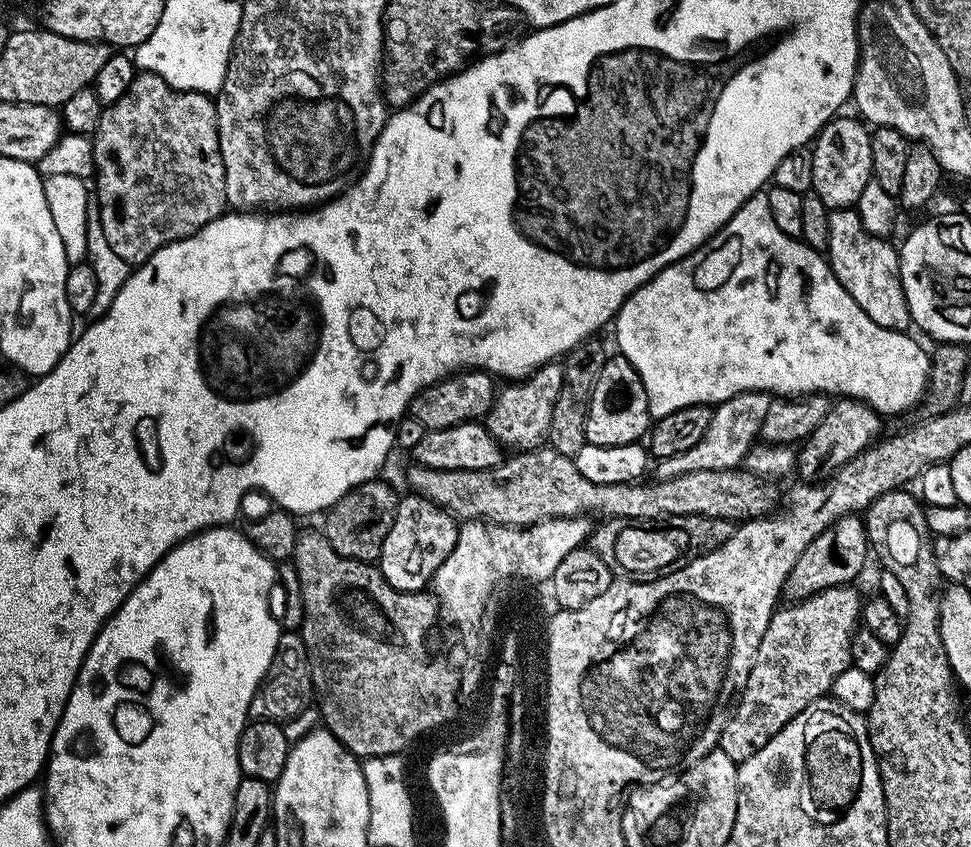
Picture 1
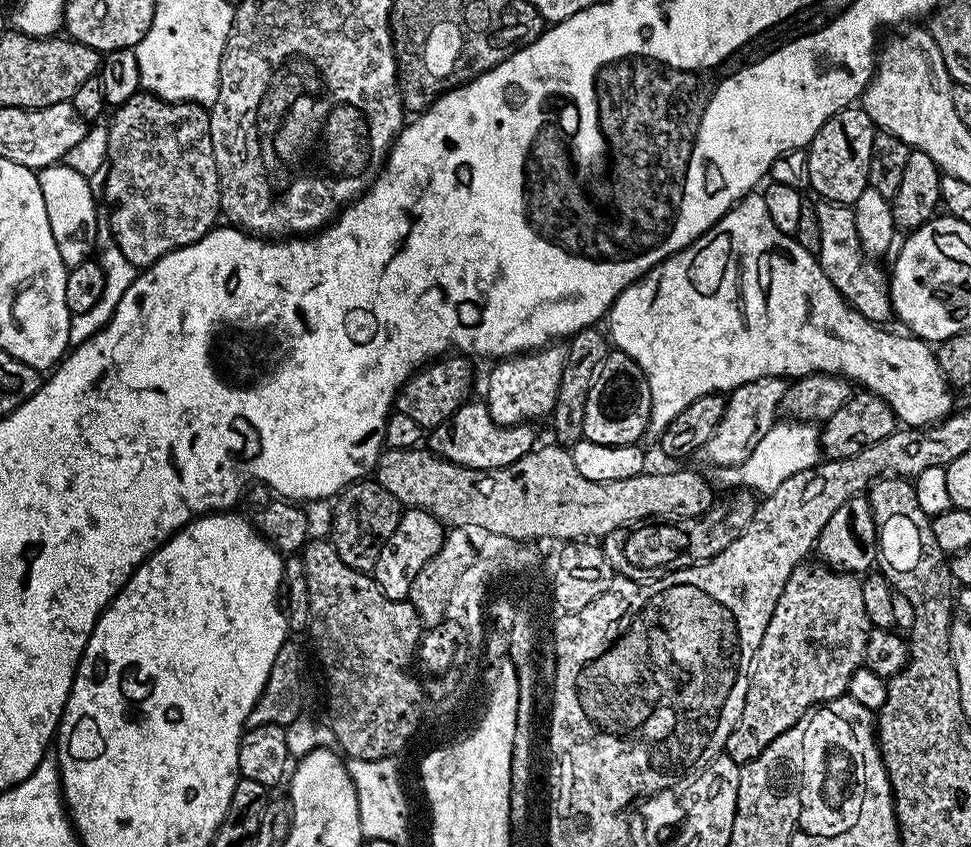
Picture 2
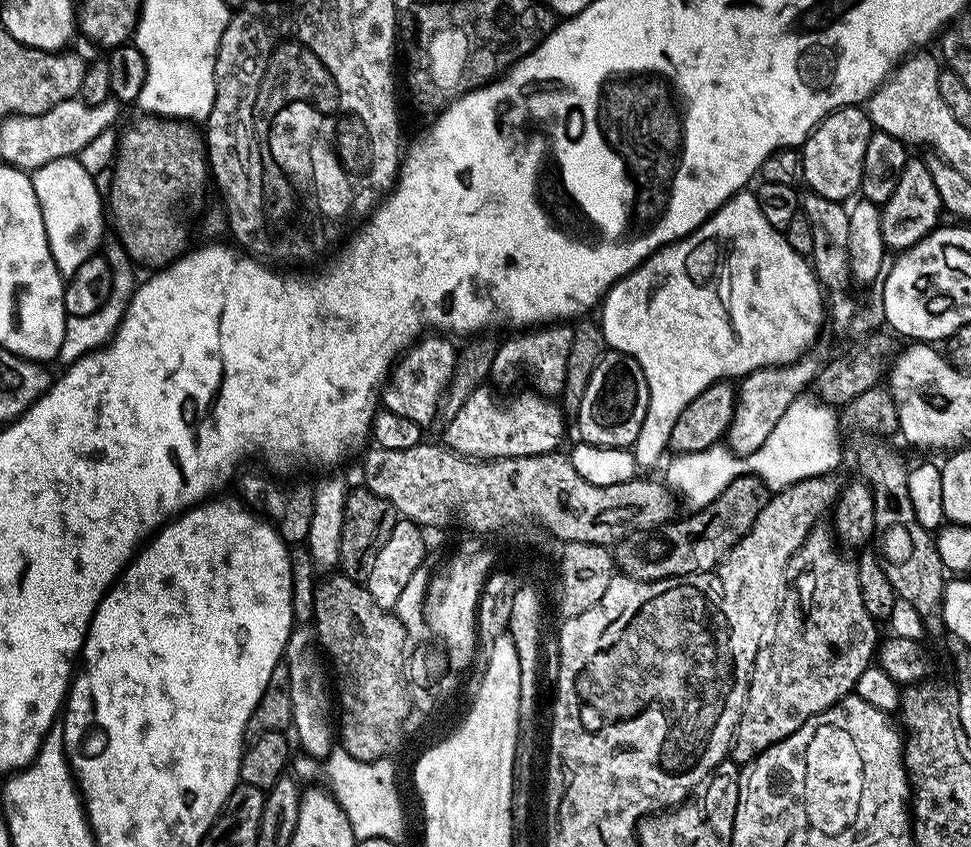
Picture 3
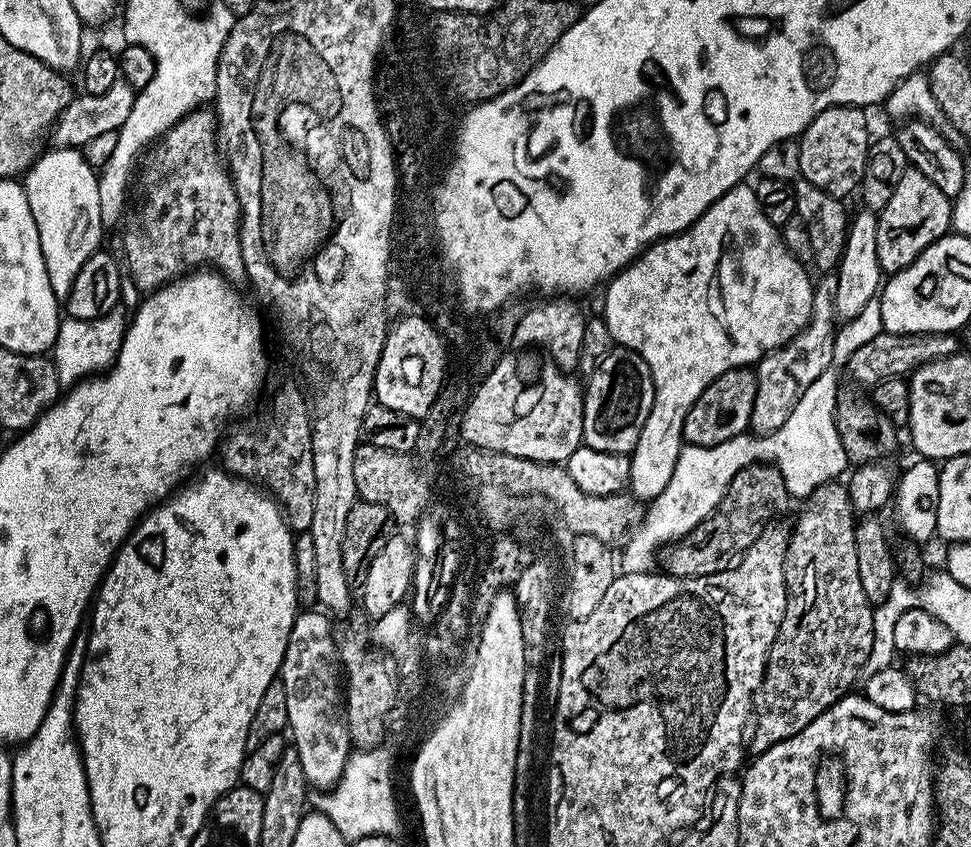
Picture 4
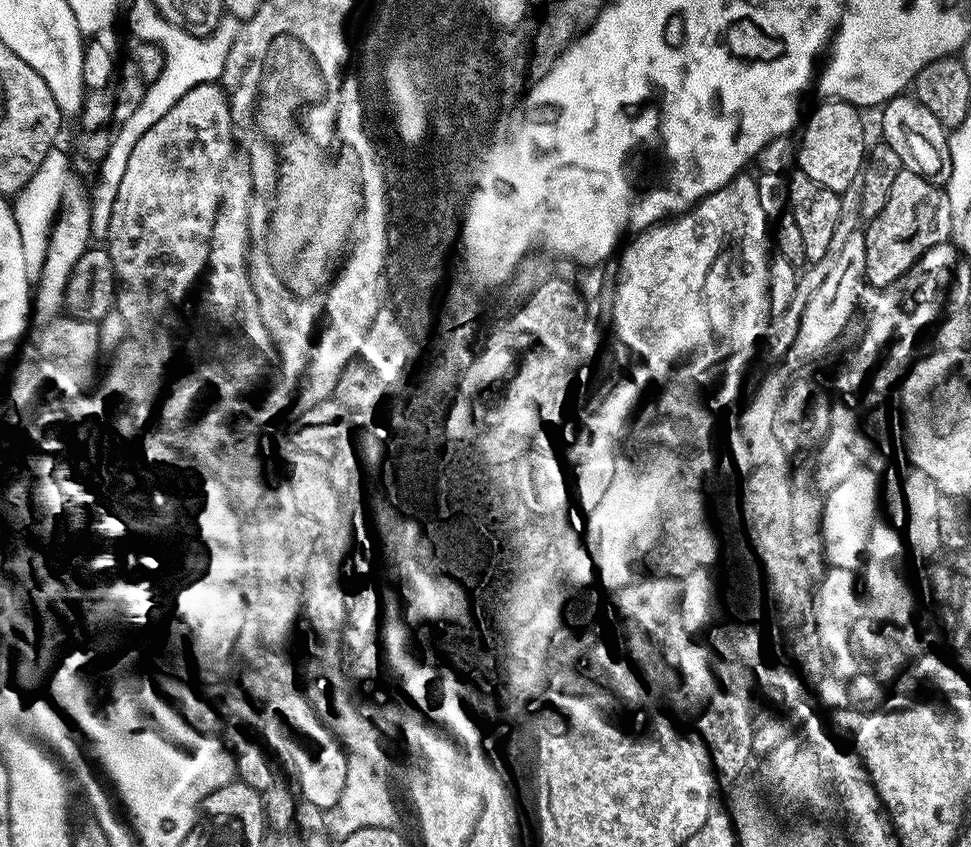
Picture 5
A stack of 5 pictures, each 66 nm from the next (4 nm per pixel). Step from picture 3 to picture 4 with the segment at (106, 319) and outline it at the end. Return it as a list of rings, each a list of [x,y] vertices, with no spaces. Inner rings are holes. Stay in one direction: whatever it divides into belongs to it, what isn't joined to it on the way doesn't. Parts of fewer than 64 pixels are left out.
[[[123,307],[110,309],[93,320],[83,320],[68,316],[61,319],[58,326],[58,338],[50,350],[50,359],[56,366],[56,376],[61,385],[71,386],[89,376],[111,369],[124,341],[124,331],[128,328],[129,317],[124,316]]]

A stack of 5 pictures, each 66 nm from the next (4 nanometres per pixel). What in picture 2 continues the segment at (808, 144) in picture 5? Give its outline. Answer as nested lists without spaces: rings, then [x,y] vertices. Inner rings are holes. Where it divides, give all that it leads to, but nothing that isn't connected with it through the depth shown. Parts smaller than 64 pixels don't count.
[[[849,106],[831,116],[818,134],[814,134],[806,149],[810,170],[808,182],[811,191],[816,191],[821,201],[851,206],[855,204],[858,194],[869,188],[870,154],[877,131],[863,106]]]

